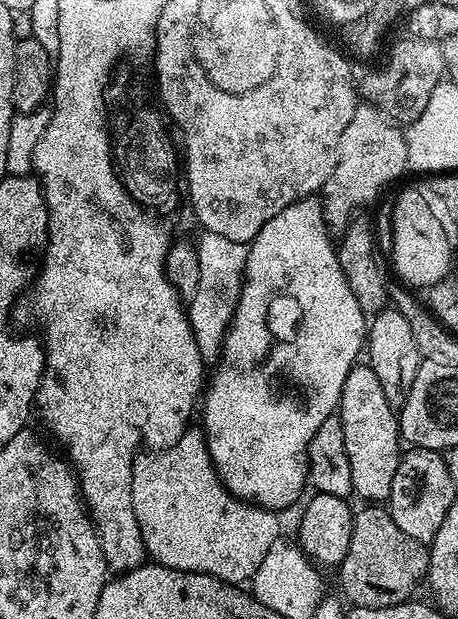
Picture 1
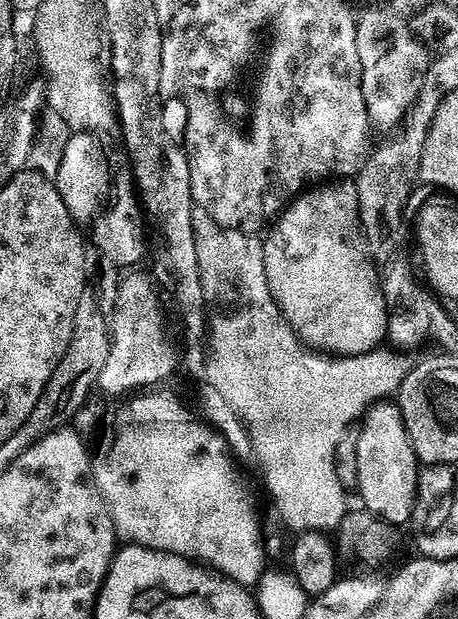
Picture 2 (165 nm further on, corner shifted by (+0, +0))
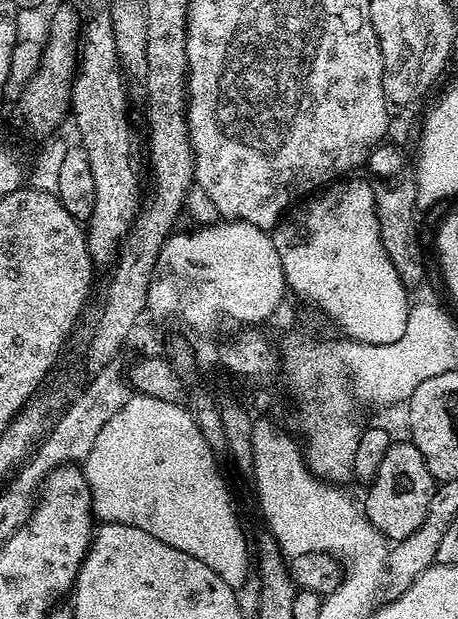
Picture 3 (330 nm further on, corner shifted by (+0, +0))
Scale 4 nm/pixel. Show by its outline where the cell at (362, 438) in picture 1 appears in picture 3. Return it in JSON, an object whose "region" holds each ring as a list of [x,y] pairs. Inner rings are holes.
{"region":[[[394,442],[382,458],[378,474],[367,485],[368,497],[362,500],[362,511],[389,541],[405,540],[422,526],[422,522],[426,522],[430,498],[434,498],[437,483],[426,466],[426,458],[422,458],[411,442]]]}

